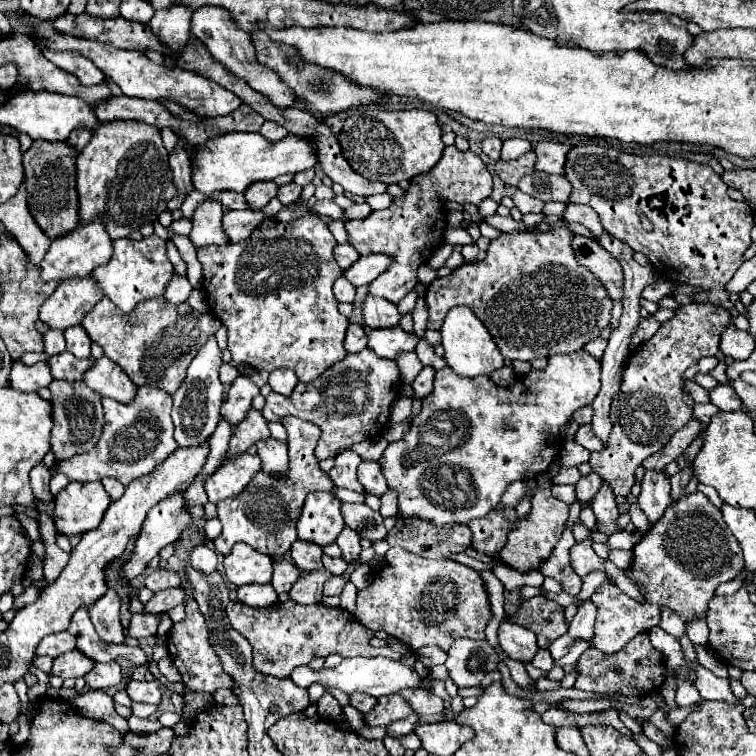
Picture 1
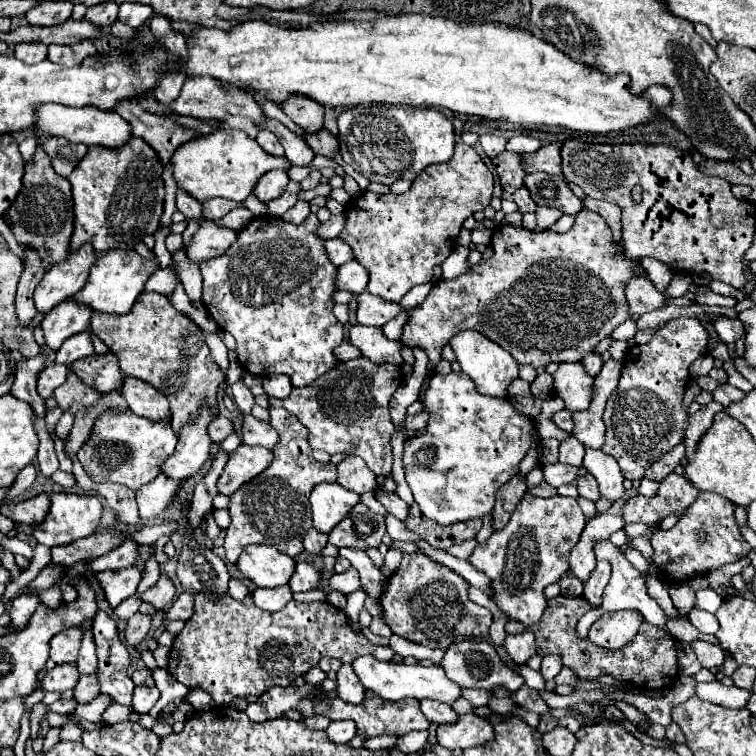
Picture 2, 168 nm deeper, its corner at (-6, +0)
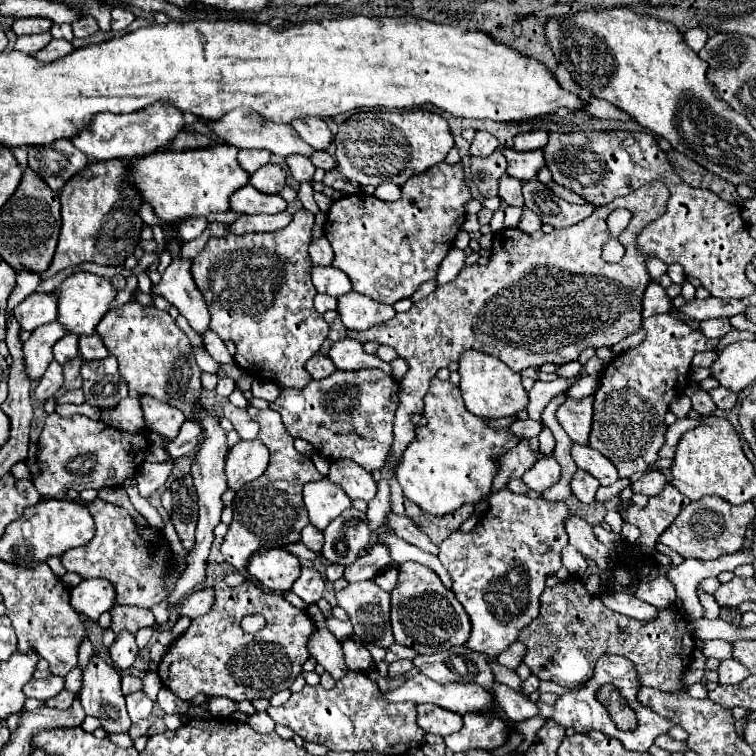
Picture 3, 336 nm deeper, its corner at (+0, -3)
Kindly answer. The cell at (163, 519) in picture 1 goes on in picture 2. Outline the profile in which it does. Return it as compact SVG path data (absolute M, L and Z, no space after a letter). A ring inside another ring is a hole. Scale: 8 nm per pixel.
M140 546L140 558L136 566L120 568L120 570L104 570L96 574L110 608L116 608L122 600L136 594L138 582L142 578L144 562L148 560L148 556L150 556L150 546Z

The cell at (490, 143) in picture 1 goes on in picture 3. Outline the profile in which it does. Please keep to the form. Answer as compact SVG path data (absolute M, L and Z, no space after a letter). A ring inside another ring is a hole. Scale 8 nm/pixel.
M478 131L476 137L474 137L474 141L472 141L472 145L470 145L470 153L472 153L474 157L488 157L490 153L496 151L498 145L500 145L498 139L494 139L490 133Z

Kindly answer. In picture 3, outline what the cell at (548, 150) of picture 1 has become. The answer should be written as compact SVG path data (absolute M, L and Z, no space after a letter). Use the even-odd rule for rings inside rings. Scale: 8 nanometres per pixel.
M504 149L504 157L508 159L508 175L528 181L536 179L540 169L546 165L544 153L542 151L528 151L528 153L518 153L514 149Z

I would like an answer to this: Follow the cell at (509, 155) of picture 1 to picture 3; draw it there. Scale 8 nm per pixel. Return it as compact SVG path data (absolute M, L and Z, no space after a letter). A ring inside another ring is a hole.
M528 131L522 135L514 137L514 149L516 151L536 151L542 149L548 141L548 133L546 131Z

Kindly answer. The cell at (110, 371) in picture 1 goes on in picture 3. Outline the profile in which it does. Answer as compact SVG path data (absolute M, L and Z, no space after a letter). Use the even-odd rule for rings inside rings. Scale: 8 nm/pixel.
M138 395L138 399L142 399L146 429L174 439L178 435L180 425L186 421L182 411L178 411L176 407L170 407L170 405L162 403L150 395Z

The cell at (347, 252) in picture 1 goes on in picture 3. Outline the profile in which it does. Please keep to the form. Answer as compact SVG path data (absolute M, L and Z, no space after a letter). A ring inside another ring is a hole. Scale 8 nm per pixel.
M326 237L310 243L310 257L312 257L314 265L332 265L334 251L332 251L332 247L330 247Z

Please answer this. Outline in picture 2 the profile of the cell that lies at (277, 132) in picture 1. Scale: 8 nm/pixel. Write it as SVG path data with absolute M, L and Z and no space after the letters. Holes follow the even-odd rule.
M262 130L262 132L258 134L256 142L258 142L258 146L260 146L264 152L268 152L268 154L272 154L272 156L284 156L284 148L282 148L282 144L278 142L278 138L276 138L272 132Z

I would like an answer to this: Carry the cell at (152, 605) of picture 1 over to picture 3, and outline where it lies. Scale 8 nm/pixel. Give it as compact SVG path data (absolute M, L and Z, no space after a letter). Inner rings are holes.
M120 633L114 639L114 645L110 647L110 659L116 667L126 669L134 663L138 655L138 645L136 645L136 635L134 633Z

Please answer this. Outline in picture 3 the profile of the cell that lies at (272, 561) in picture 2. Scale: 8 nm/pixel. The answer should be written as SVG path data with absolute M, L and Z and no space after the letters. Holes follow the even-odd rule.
M264 549L250 557L246 571L256 577L270 591L288 591L294 579L300 575L298 557L286 549Z

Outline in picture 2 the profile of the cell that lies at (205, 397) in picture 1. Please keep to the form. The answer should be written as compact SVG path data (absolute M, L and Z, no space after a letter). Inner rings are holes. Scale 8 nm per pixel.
M208 408L202 410L202 418L200 422L194 422L192 426L186 426L180 434L180 442L174 450L174 454L164 460L162 464L162 472L172 478L172 480L186 480L190 476L194 476L202 464L208 460L210 456L210 444L208 442L208 422L212 422L212 414Z

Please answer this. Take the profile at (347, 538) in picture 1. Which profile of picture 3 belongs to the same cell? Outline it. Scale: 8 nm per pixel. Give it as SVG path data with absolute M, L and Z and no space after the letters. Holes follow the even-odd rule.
M372 579L344 587L336 593L338 605L350 615L354 633L376 647L394 643L390 629L390 595Z

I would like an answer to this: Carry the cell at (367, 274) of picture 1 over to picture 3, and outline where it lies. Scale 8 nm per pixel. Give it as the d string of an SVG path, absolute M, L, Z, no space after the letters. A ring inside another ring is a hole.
M312 267L312 283L318 293L326 293L336 299L352 291L352 285L346 273L334 267Z

